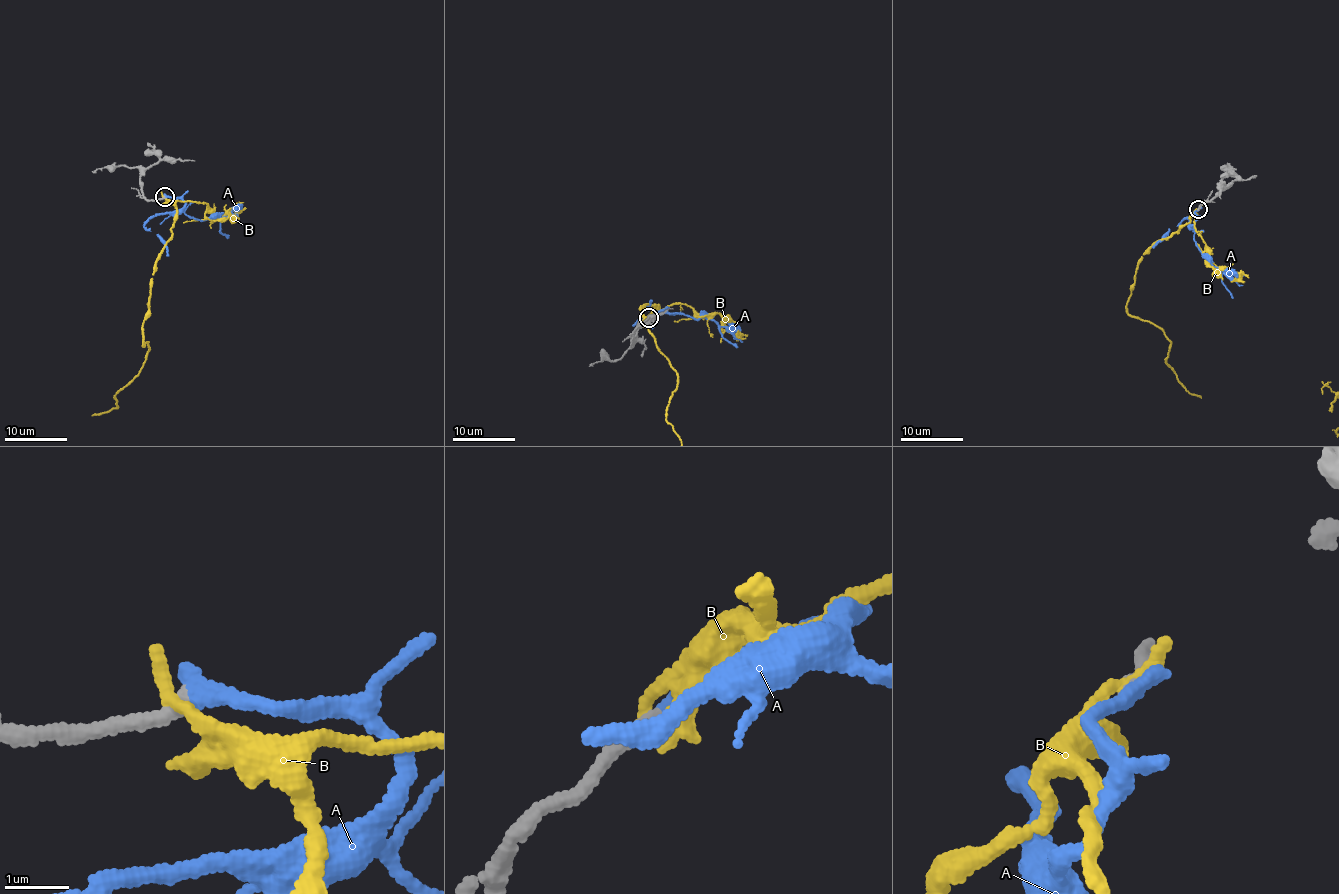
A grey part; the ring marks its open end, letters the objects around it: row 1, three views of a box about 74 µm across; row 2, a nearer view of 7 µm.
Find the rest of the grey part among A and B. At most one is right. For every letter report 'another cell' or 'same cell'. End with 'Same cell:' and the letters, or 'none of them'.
A: same cell
B: another cell
Same cell: A

